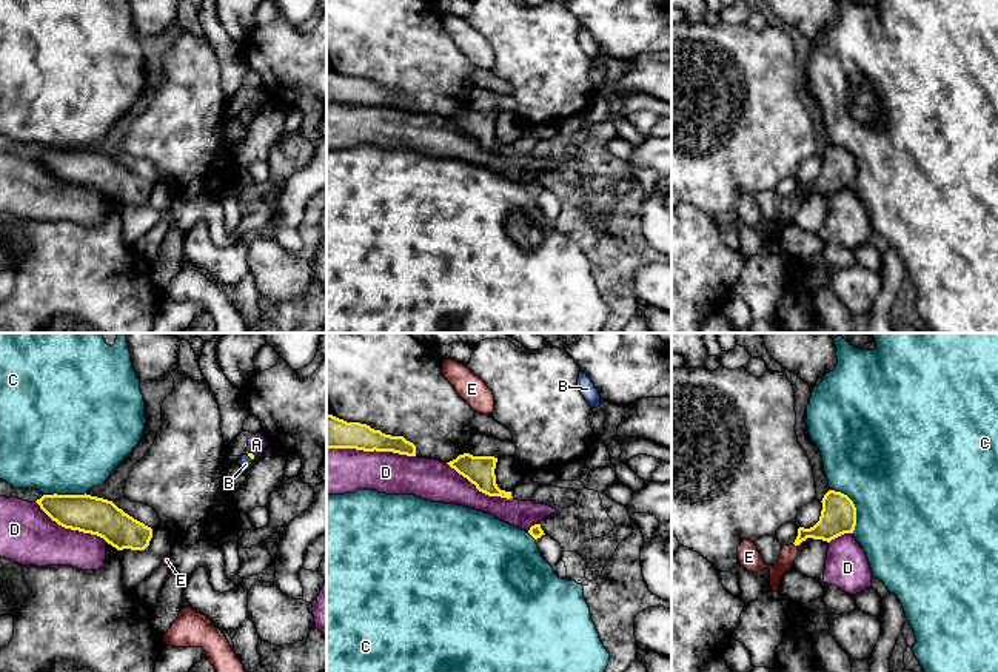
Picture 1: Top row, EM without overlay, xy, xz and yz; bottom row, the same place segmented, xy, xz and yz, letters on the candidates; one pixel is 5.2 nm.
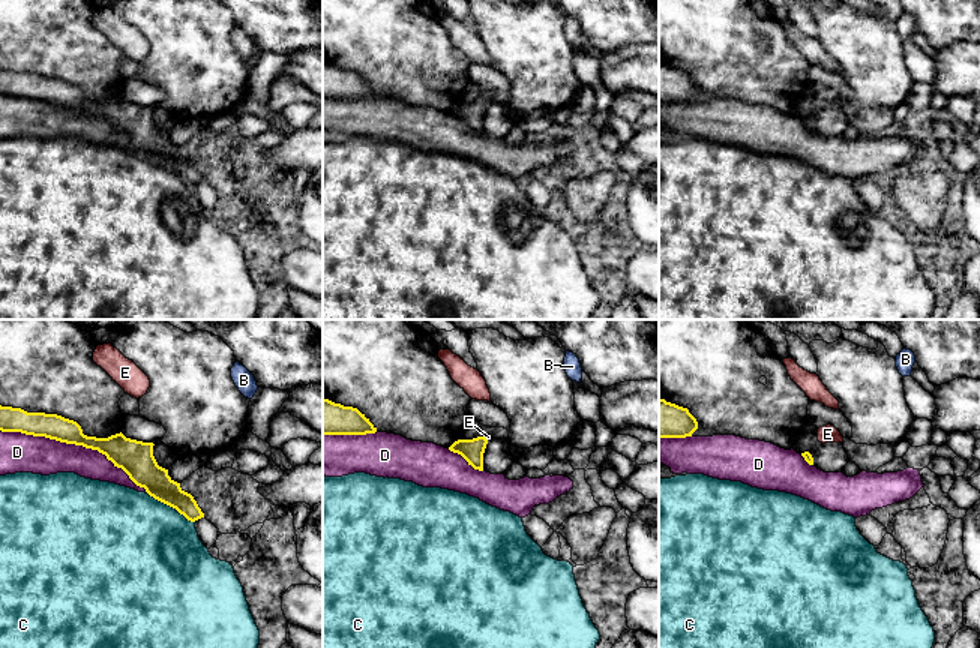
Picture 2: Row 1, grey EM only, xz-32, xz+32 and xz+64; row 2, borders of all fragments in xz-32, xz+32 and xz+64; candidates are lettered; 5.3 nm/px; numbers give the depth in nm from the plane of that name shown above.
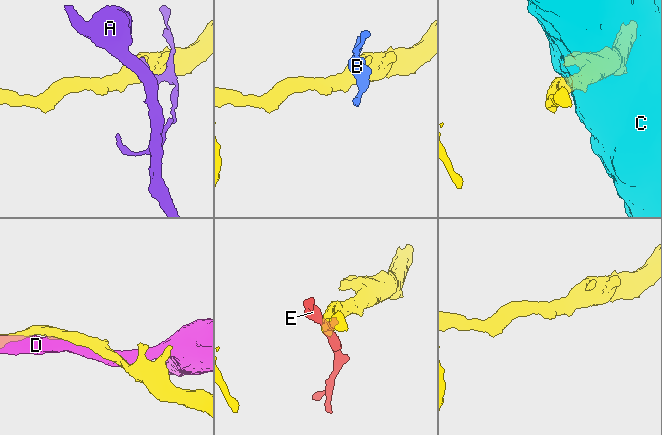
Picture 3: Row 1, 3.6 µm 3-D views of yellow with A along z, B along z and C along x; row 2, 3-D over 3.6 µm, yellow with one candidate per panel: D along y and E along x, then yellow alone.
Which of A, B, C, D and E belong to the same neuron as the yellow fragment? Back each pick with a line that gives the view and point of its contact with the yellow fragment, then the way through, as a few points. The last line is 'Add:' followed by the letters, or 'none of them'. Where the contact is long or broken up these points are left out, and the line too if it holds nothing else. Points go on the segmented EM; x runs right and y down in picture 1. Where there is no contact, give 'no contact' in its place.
B: meets yellow in xy at (250, 456); runs through xy (250, 455), (250, 456), (245, 461)
E: meets yellow in yz at (795, 544); runs through yz (835, 520), (795, 544), (776, 567), (749, 557)
Add: B, E

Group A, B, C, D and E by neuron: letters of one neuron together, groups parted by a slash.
A / B E / C / D

